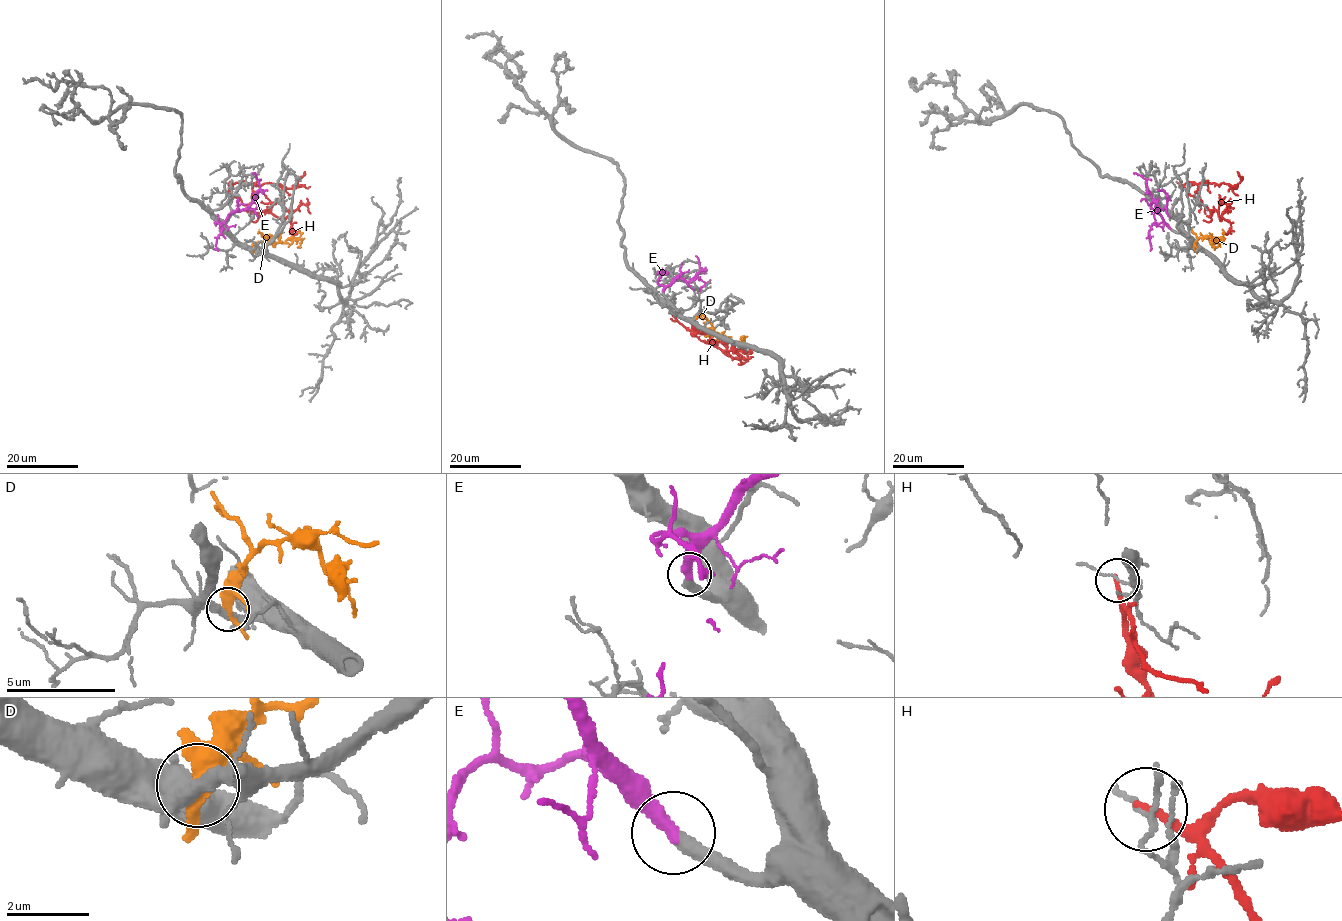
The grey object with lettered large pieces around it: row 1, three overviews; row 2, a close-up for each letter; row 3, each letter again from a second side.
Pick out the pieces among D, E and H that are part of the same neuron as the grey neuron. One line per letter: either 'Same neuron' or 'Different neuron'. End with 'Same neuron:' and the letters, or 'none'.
D: Different neuron
E: Same neuron
H: Different neuron
Same neuron: E

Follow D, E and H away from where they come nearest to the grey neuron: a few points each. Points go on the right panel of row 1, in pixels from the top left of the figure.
D: (1194, 248), (1200, 237), (1206, 237), (1211, 244), (1219, 239), (1213, 247)
E: (1170, 228), (1156, 211), (1159, 208), (1147, 188), (1146, 180), (1134, 174)
H: (1178, 184), (1198, 204), (1211, 212), (1214, 210), (1220, 218), (1230, 204), (1225, 210), (1228, 213)

